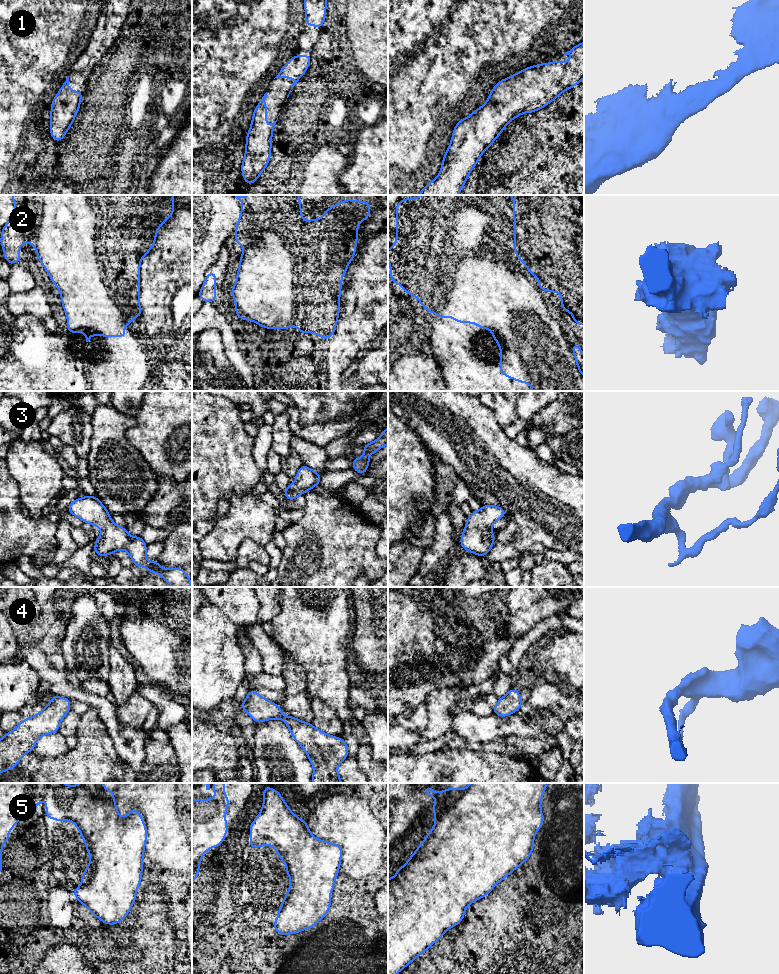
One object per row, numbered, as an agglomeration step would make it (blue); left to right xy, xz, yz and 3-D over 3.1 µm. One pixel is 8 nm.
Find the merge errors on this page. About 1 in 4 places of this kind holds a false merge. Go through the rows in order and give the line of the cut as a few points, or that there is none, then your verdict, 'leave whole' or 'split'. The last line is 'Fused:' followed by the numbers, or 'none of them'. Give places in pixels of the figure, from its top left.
1: no cut | leave whole
2: no cut | leave whole
3: no cut | leave whole
4: no cut | leave whole
5: yz (472, 783), (472, 832), (457, 834), (440, 821), (435, 824) | split
Fused: 5

